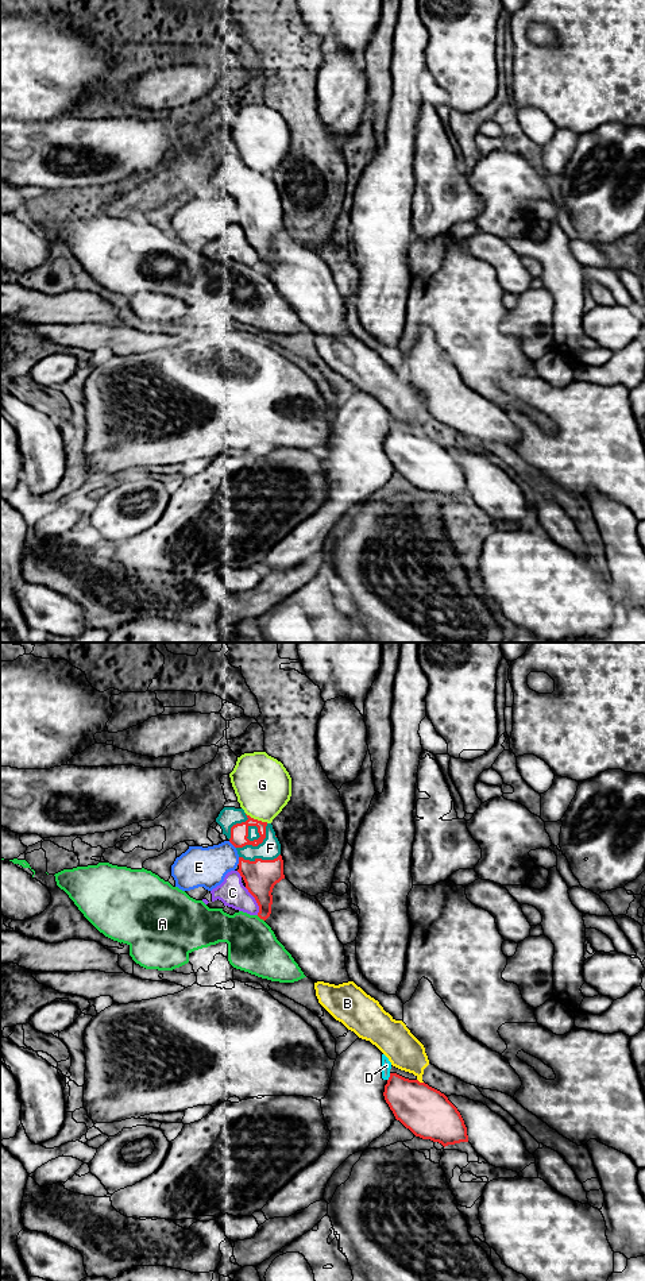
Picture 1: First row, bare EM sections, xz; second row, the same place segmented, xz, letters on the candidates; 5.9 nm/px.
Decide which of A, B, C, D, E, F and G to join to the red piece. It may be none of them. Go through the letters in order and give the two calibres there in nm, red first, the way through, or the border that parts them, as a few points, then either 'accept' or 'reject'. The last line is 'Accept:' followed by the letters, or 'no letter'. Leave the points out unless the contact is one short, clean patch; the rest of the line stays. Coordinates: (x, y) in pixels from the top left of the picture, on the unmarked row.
A: 200/300 nm | along xz (257, 267), (263, 273) | reject
B: 300/220 nm | reject
C: 200/160 nm | along xz (244, 239), (254, 250), (258, 266) | reject
D: 280/60 nm | along xz (390, 425), (387, 432) | reject
E: 200/240 nm | along xz (239, 209), (236, 216) | reject
F: 110/120 nm | accept
G: 110/340 nm | along xz (246, 165), (267, 174) | reject
Accept: F

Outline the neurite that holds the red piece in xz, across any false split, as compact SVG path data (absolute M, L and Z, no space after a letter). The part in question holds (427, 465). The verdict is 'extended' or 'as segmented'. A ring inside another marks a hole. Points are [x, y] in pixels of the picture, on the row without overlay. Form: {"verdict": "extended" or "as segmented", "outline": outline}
{"verdict": "as segmented", "outline": "M390 425L383 448L395 471L416 489L444 499L468 494L467 479L457 460L428 436Z"}

